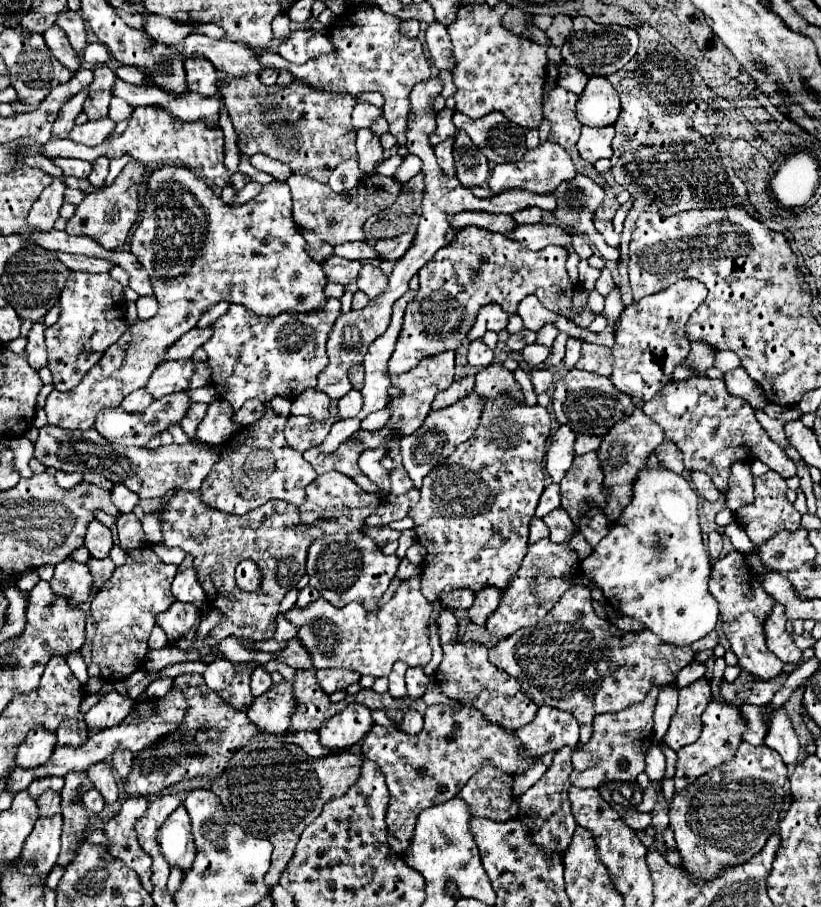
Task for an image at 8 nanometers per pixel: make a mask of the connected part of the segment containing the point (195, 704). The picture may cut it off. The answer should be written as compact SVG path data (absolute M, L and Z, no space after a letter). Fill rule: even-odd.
M184 673L174 679L174 687L180 689L188 703L188 711L184 721L180 723L180 731L164 735L154 745L138 751L132 759L132 769L128 779L124 781L124 789L128 795L156 795L162 789L176 785L184 779L194 777L218 777L232 755L244 747L252 737L262 731L248 719L246 709L236 709L226 703L216 691L212 691L202 675Z

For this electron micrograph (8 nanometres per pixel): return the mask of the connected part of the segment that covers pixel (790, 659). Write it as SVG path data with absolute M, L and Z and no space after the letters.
M776 603L774 611L772 611L772 617L768 617L768 623L764 623L766 645L784 663L796 663L802 657L802 651L794 645L792 639L788 639L788 633L784 629L784 625L786 625L784 607L780 603Z

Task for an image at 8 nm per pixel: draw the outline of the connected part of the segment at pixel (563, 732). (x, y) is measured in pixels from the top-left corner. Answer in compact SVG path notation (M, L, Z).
M540 707L538 715L530 725L520 727L518 731L520 741L542 757L548 751L558 751L564 745L576 747L578 743L578 723L572 713L554 709L554 707Z

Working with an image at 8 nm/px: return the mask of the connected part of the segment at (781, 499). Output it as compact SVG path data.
M768 471L766 475L756 477L754 485L756 485L756 499L754 499L754 503L750 503L744 509L736 511L736 521L742 525L742 529L748 533L748 537L750 537L750 541L754 545L766 543L770 537L774 537L782 529L788 529L788 531L800 529L800 513L786 499L786 489L788 487L786 487L784 477L780 477L776 471Z

